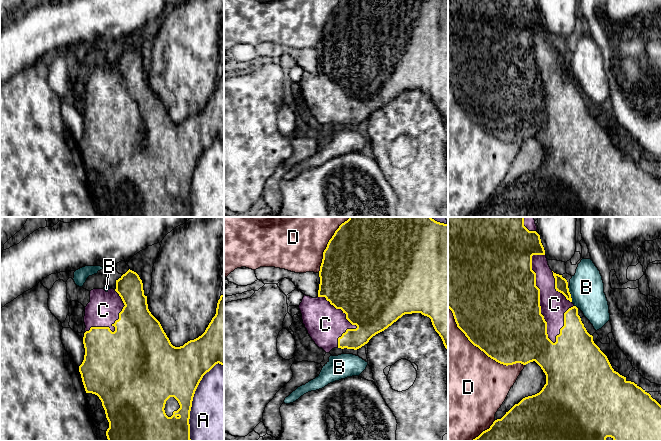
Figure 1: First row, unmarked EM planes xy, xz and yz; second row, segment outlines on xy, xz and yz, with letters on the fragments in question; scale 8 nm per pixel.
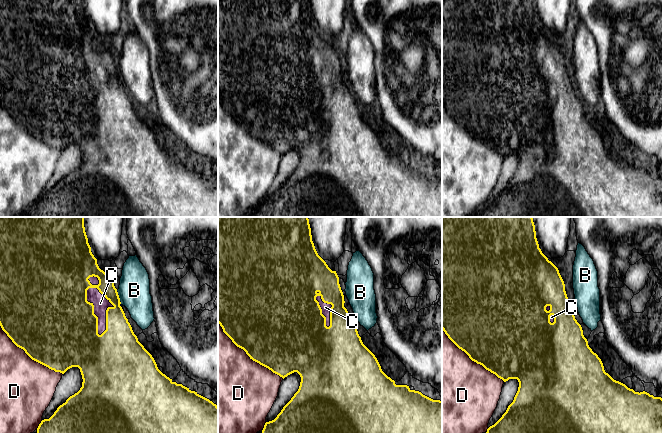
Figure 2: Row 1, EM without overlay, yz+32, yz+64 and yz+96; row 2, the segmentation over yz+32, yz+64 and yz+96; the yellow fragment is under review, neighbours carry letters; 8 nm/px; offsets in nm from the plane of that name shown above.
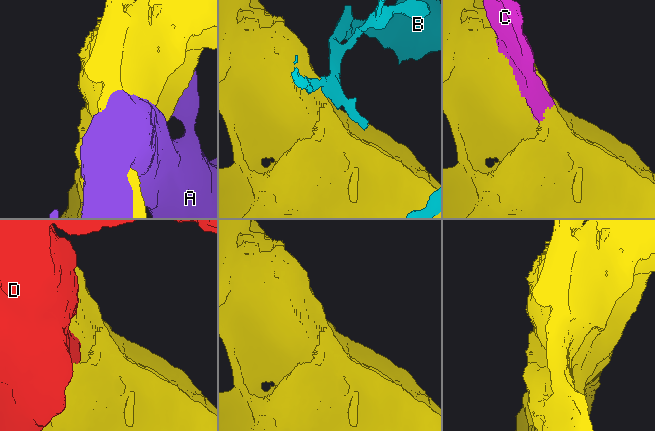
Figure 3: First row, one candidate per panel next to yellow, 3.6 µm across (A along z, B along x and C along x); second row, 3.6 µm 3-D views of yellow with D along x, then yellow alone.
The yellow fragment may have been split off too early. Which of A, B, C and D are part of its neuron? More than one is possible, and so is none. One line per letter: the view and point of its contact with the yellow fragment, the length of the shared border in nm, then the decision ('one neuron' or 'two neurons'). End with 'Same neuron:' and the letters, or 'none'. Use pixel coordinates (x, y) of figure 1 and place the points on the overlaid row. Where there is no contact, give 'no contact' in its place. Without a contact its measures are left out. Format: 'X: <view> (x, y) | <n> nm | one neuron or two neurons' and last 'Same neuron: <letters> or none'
A: xy (192, 400) | 650 nm | two neurons
B: yz (570, 295) | 120 nm | two neurons
C: yz (539, 299) | 750 nm | one neuron
D: yz (480, 349) | 750 nm | two neurons
Same neuron: C

